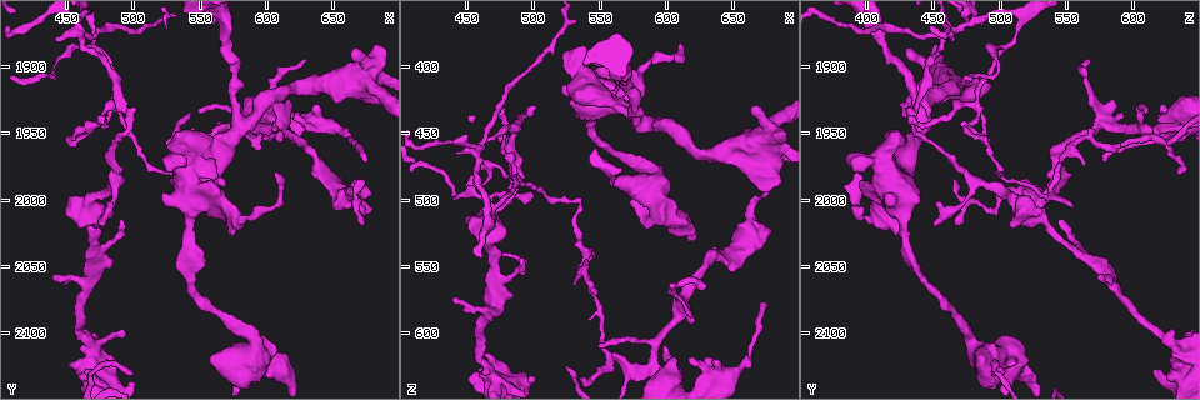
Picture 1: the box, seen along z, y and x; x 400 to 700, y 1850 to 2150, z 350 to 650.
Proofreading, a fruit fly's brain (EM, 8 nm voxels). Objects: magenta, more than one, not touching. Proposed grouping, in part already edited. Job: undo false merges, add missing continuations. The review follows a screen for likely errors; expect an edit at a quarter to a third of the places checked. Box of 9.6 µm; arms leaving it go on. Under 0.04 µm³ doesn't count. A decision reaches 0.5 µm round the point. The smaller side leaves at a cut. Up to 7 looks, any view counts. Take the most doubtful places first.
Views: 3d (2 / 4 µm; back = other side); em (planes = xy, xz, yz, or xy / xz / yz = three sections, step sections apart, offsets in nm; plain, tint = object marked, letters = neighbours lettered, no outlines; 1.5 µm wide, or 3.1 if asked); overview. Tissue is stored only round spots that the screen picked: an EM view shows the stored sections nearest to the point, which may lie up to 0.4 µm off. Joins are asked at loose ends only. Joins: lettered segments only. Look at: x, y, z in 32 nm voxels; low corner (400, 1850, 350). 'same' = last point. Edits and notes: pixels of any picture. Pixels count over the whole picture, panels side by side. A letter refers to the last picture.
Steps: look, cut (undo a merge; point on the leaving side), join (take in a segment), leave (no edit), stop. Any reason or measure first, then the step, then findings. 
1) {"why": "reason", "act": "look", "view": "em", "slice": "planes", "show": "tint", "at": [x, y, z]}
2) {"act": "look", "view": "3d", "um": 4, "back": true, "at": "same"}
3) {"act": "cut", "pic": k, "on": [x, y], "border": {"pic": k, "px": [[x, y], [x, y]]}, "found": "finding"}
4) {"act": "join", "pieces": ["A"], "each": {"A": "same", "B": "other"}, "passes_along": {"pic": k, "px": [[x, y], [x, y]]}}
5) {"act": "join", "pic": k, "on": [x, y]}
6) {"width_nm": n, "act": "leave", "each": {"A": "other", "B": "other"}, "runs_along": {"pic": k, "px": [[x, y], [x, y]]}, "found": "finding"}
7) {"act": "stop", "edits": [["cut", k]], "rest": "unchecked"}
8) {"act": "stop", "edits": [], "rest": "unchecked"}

{"act": "look", "view": "em", "slice": "planes", "show": "letters", "at": [470, 2110, 630]}

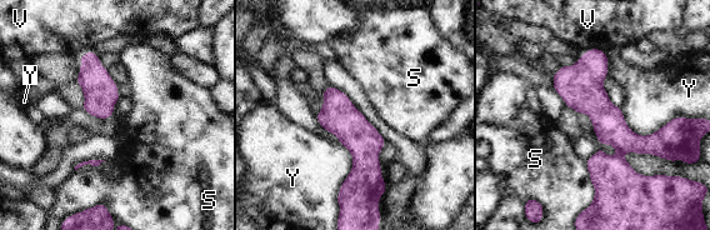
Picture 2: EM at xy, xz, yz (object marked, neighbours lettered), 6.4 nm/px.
{"width_nm": 180, "act": "leave", "each": {"S": "other", "V": "other", "Y": "other"}, "runs_along": {"pic": 2, "px": [[594, 51], [619, 135], [605, 185]]}, "found": "one neuron here"}

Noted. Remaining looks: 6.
{"why": "an open end", "act": "look", "view": "em", "slice": "planes", "show": "plain", "at": [448, 2010, 514]}

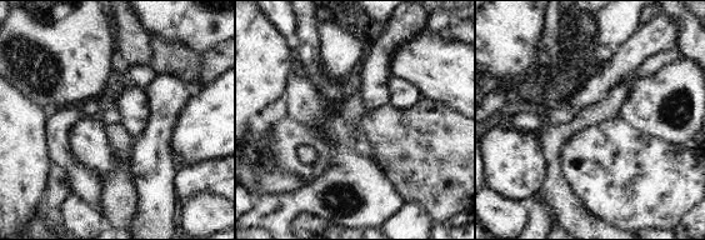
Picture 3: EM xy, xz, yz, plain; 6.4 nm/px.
{"act": "look", "view": "em", "slice": "planes", "show": "letters", "at": "same"}

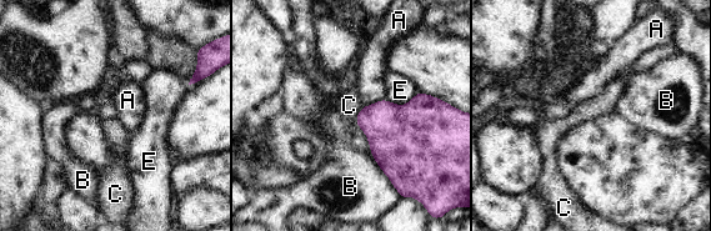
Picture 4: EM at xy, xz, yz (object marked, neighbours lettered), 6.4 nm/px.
{"longest_contact_nm": ["B", 260], "act": "leave", "each": {"A": "other", "B": "other", "C": "other", "E": "other"}, "border": {"pic": 4, "px": [[364, 106], [355, 117]]}, "found": "no lettered segment goes on from it"}

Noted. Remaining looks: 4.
{"why": "free end", "act": "look", "view": "3d", "um": 2, "at": [476, 2018, 450]}

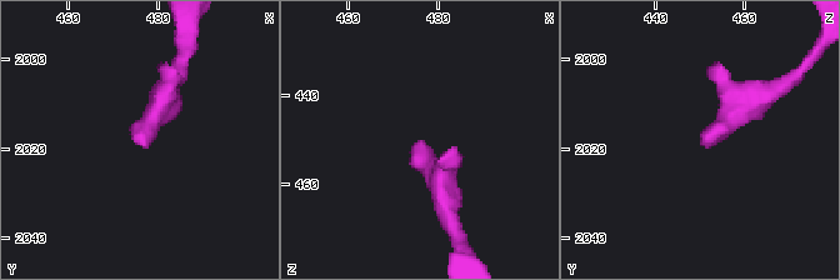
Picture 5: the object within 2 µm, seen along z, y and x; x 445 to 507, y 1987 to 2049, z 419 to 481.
{"act": "look", "view": "em", "slice": "planes", "show": "letters", "at": [477, 2020, 451]}

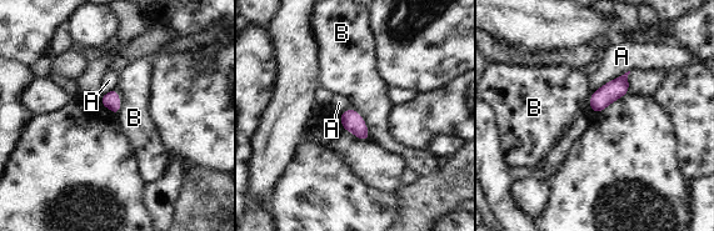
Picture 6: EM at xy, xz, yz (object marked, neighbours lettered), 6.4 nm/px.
{"act": "leave", "each": {"A": "other", "B": "other"}, "border": {"pic": 6, "px": [[353, 108], [363, 119], [369, 137]]}, "found": "no lettered segment goes on from it"}

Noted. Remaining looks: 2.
{"act": "stop", "edits": [], "rest": "unchecked"}

